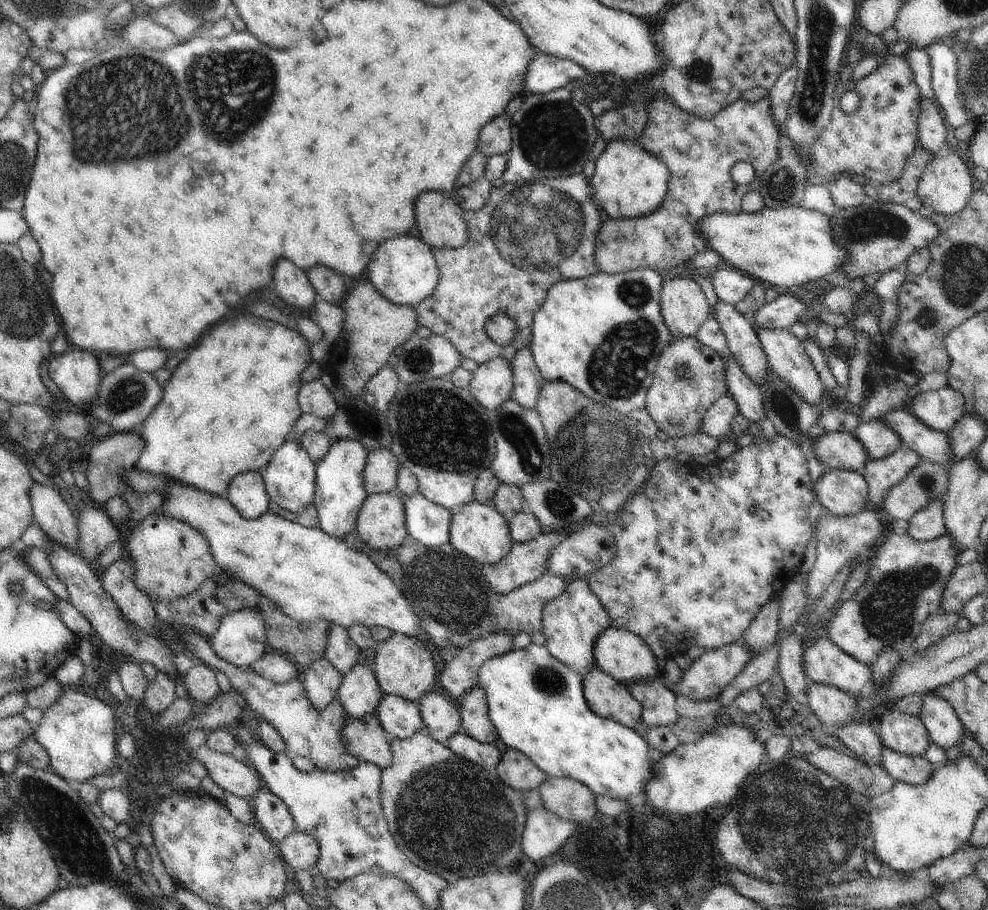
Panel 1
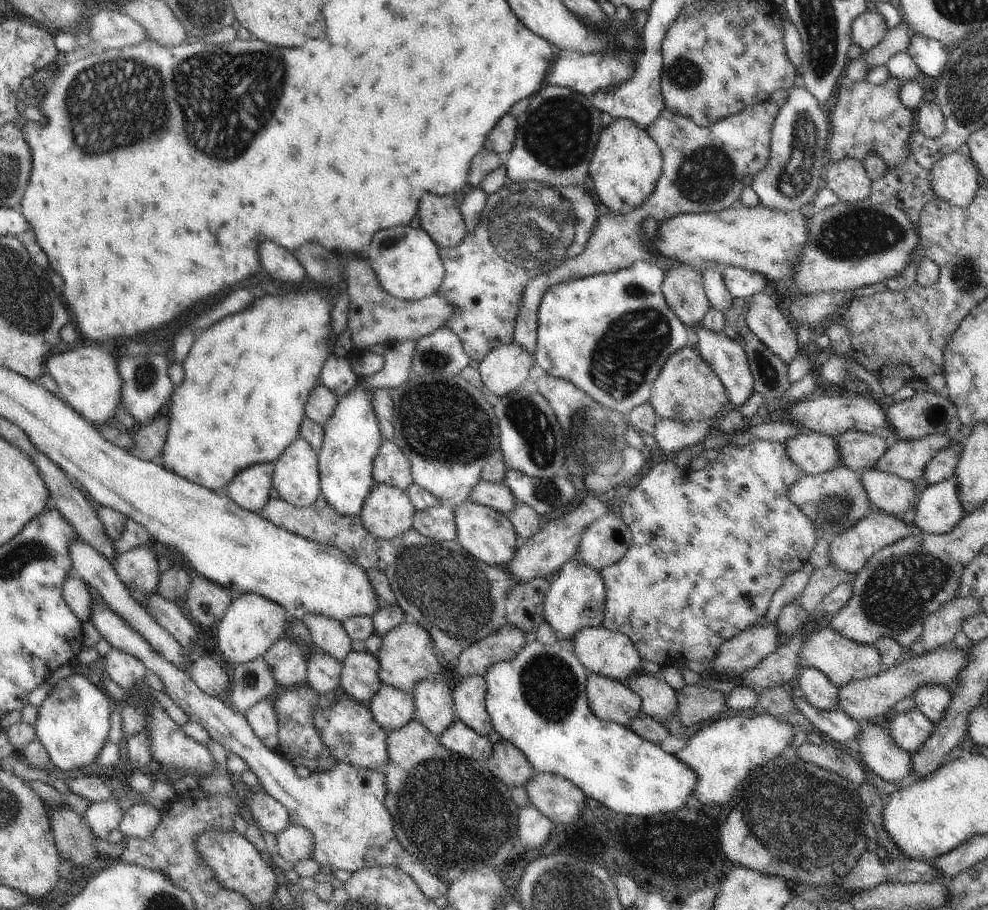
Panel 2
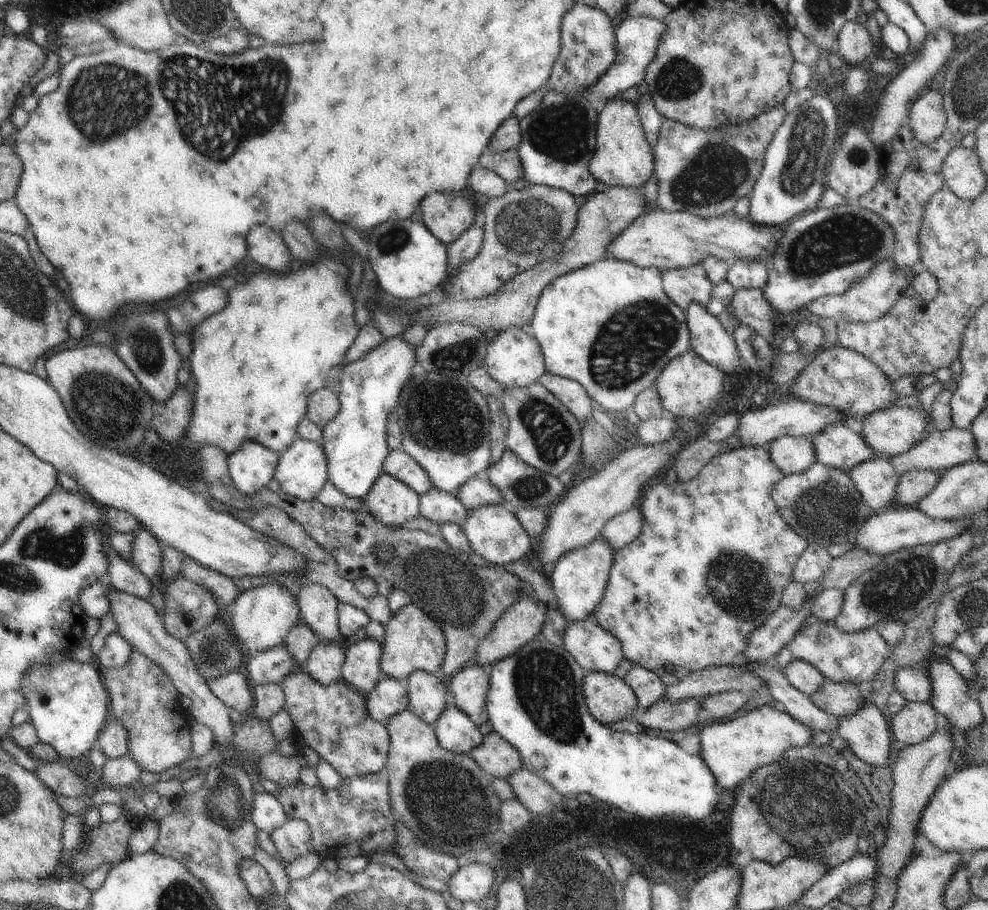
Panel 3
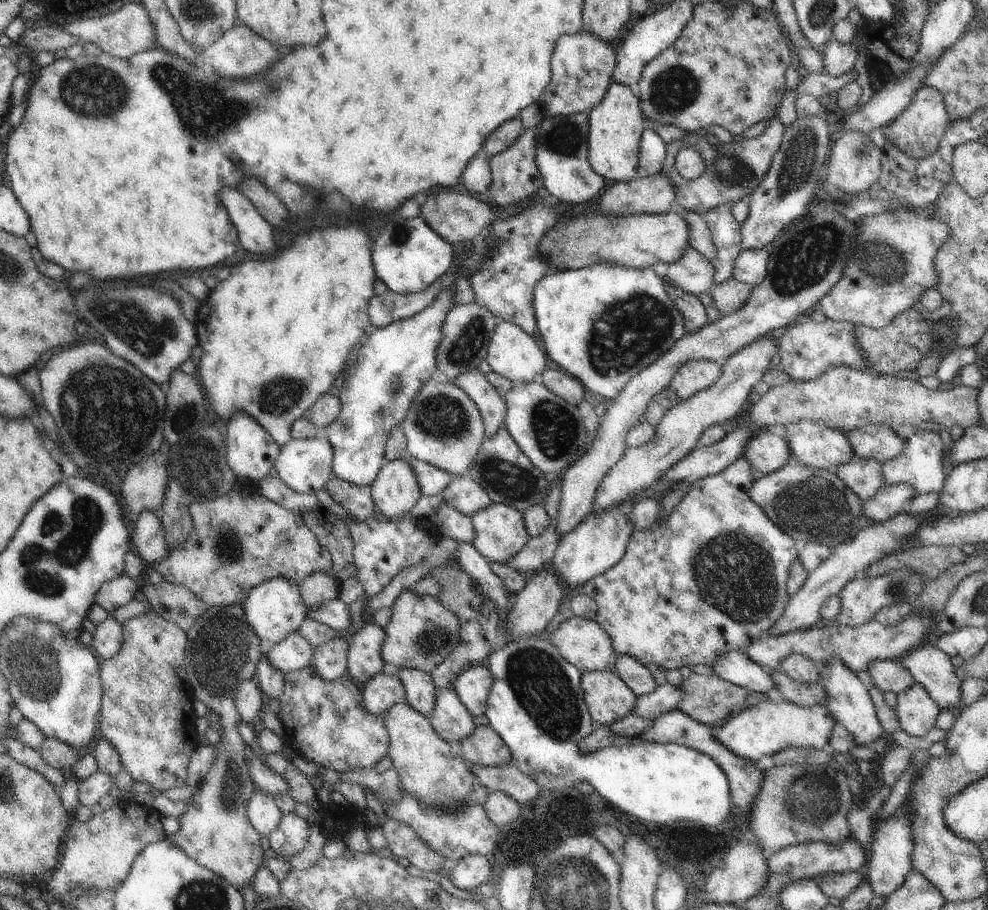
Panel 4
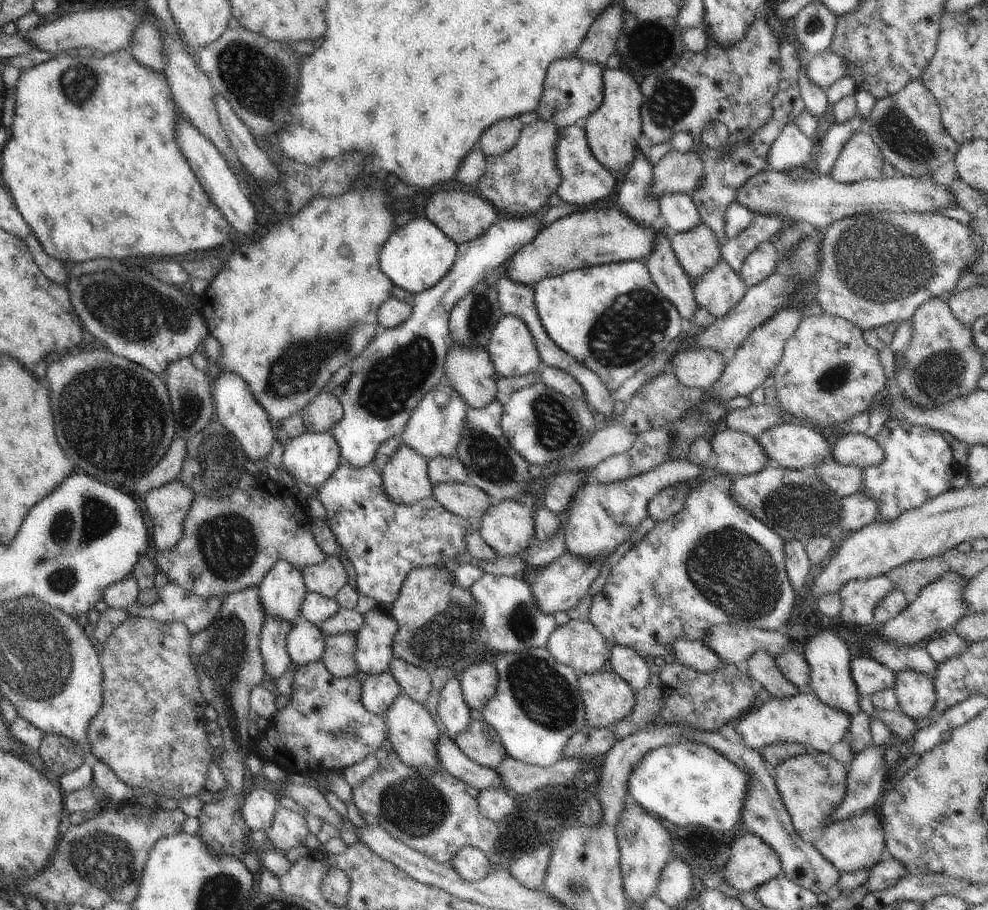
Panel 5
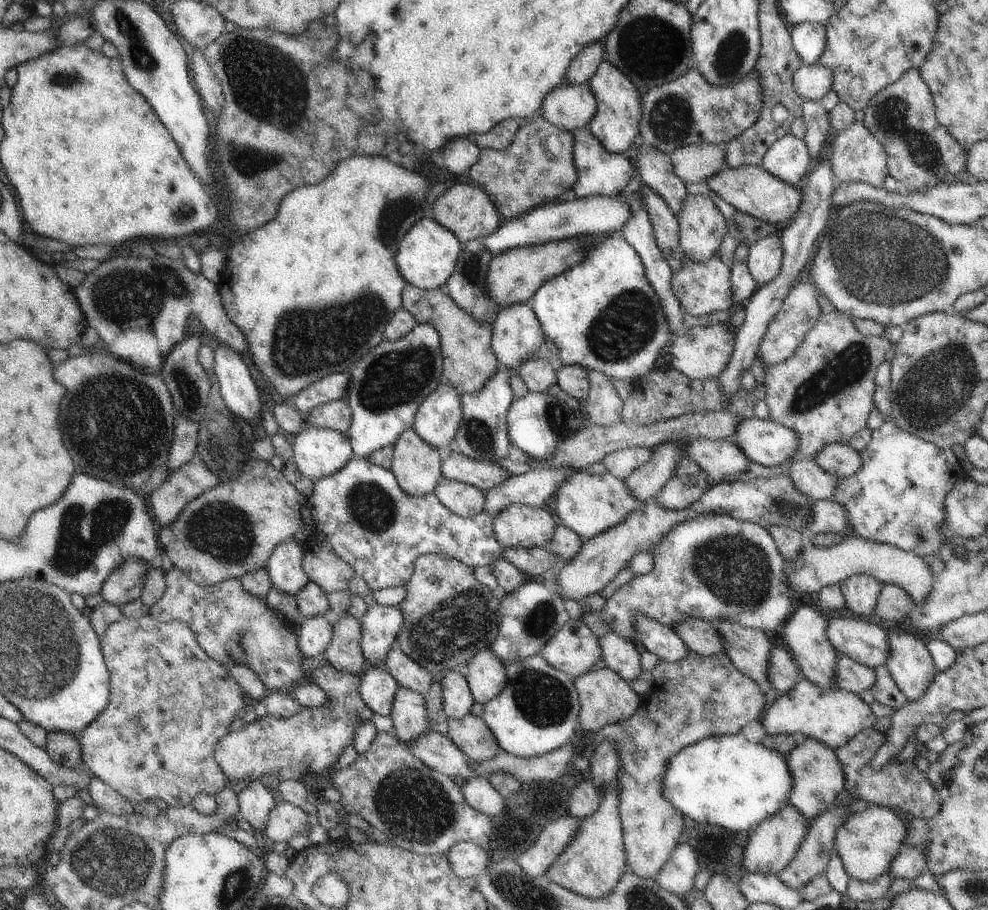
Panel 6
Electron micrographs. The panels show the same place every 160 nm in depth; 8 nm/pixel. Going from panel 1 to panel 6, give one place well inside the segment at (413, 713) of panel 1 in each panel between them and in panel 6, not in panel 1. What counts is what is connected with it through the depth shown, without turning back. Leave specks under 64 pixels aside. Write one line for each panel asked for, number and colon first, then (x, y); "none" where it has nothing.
2: (392, 708)
3: (389, 697)
4: (383, 691)
5: (378, 692)
6: (377, 688)

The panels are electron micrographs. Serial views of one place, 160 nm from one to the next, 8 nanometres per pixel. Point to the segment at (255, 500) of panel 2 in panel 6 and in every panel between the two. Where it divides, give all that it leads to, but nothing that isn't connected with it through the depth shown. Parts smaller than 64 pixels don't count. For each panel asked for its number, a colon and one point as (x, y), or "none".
3: (252, 467)
4: (251, 452)
5: (235, 407)
6: (239, 391)

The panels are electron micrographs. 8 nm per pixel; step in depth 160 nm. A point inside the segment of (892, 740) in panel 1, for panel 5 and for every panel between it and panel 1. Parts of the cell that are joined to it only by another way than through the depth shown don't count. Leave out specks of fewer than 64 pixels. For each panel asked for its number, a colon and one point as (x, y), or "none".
2: (910, 730)
3: (916, 722)
4: (917, 713)
5: (916, 695)

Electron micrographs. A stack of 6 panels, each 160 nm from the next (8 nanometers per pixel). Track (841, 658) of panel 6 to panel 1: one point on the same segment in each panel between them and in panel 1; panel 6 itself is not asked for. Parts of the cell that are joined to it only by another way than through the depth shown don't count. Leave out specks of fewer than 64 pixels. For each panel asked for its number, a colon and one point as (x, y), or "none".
1: (944, 727)
2: (933, 700)
3: (912, 683)
4: (887, 675)
5: (870, 676)

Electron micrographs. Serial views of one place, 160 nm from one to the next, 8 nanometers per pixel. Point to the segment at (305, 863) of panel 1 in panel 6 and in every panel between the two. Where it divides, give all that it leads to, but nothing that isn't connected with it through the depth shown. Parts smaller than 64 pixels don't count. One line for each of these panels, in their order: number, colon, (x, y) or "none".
2: (295, 843)
3: (293, 839)
4: (292, 835)
5: (289, 829)
6: (285, 820)

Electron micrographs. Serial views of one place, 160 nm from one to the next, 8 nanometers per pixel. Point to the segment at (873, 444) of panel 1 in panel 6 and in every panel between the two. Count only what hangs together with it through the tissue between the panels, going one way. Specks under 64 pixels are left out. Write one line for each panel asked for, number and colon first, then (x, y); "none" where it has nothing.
2: (858, 450)
3: (837, 446)
4: (816, 445)
5: (794, 446)
6: (765, 442)

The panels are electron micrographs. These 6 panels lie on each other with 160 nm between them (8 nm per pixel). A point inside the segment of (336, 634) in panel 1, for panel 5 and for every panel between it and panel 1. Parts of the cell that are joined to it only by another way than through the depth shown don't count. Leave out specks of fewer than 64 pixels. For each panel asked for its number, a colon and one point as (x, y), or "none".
2: (329, 634)
3: (318, 607)
4: (319, 588)
5: (327, 578)

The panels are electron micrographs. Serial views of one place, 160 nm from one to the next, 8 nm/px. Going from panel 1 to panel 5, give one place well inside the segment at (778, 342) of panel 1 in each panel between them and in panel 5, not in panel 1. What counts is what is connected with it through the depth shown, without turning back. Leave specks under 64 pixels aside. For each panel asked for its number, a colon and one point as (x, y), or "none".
2: (763, 316)
3: (750, 307)
4: (729, 296)
5: (718, 291)

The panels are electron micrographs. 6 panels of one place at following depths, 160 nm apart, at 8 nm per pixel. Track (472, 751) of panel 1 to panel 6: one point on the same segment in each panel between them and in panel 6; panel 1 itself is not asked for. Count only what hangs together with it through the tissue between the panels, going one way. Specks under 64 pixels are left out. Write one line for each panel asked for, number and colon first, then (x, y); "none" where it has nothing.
2: (459, 738)
3: (455, 732)
4: (452, 722)
5: (454, 714)
6: (457, 698)

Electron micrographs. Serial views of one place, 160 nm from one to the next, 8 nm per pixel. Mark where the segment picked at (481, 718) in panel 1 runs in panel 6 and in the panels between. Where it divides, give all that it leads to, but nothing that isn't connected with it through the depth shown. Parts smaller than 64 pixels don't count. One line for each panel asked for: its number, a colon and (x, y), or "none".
2: (469, 693)
3: (468, 689)
4: (473, 686)
5: (479, 682)
6: (487, 676)

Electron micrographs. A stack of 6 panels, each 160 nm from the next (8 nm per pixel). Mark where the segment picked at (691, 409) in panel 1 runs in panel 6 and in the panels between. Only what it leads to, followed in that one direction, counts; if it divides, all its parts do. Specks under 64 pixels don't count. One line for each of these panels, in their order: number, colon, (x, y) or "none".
2: (687, 389)
3: (688, 386)
4: (694, 376)
5: (699, 367)
6: (700, 353)

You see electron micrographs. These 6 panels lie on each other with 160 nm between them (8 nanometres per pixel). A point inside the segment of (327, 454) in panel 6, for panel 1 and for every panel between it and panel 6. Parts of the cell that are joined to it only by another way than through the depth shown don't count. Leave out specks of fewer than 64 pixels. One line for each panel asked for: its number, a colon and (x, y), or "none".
1: (289, 477)
2: (296, 477)
3: (301, 471)
4: (304, 465)
5: (311, 458)

